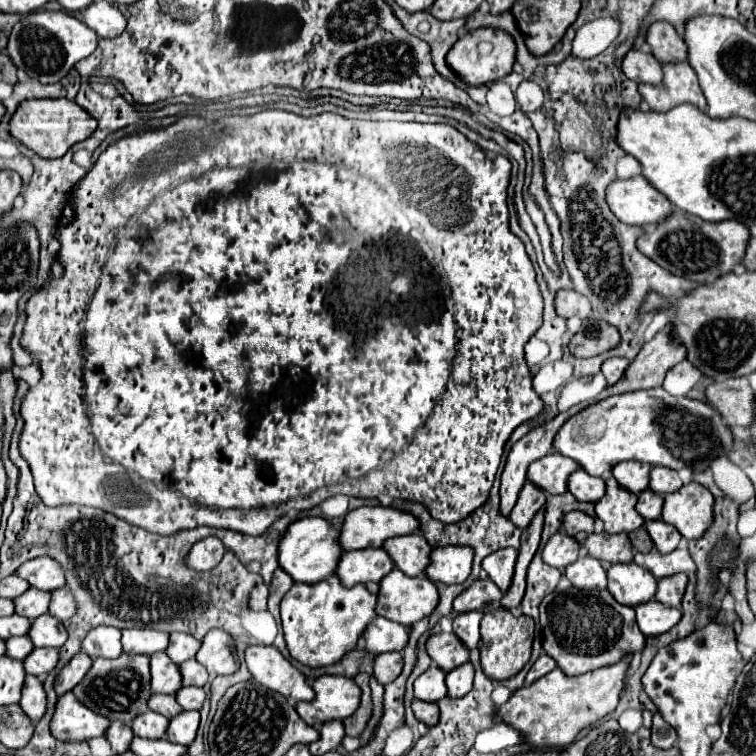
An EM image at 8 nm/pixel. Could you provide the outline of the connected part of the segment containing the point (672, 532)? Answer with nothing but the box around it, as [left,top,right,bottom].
[646,519,682,555]

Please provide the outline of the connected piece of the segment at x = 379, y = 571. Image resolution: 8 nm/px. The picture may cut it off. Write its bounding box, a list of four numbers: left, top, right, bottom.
[336,549,394,587]

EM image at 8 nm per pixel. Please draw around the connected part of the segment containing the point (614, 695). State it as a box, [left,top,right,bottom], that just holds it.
[496,657,630,747]

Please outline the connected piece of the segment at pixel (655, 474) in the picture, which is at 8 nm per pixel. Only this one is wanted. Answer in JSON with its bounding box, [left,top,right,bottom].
[650,467,682,495]

